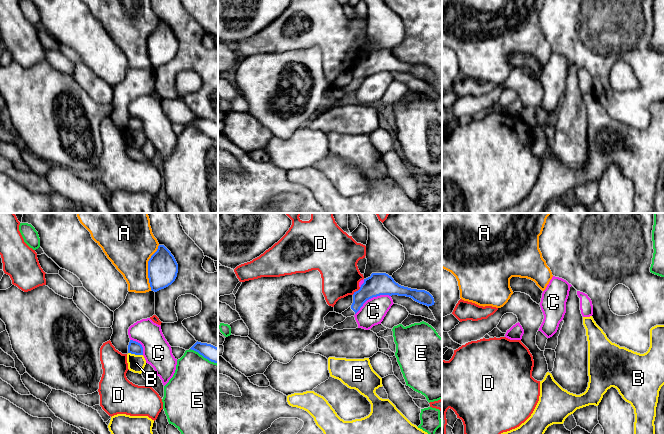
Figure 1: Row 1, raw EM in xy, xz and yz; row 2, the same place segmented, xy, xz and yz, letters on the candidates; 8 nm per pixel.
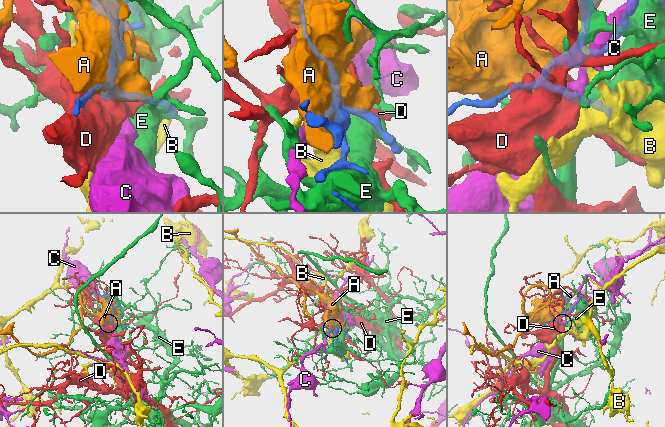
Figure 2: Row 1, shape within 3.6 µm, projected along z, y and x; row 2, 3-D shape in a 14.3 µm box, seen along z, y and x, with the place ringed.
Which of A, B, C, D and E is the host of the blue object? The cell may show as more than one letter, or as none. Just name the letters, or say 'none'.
none

